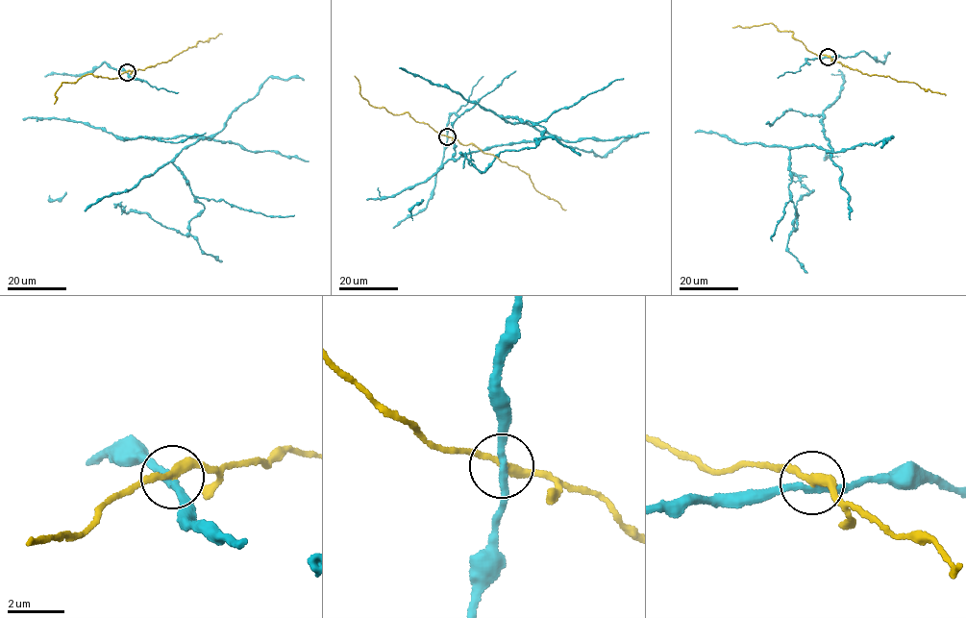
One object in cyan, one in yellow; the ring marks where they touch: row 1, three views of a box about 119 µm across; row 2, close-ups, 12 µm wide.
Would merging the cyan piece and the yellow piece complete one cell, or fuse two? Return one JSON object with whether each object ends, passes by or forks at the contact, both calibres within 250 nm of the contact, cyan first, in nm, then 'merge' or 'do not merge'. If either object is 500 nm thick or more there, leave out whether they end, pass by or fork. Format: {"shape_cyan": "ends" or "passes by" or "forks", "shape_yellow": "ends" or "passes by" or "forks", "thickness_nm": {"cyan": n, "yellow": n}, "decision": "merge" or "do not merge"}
{"shape_cyan": "passes by", "shape_yellow": "passes by", "thickness_nm": {"cyan": 240, "yellow": 280}, "decision": "do not merge"}

